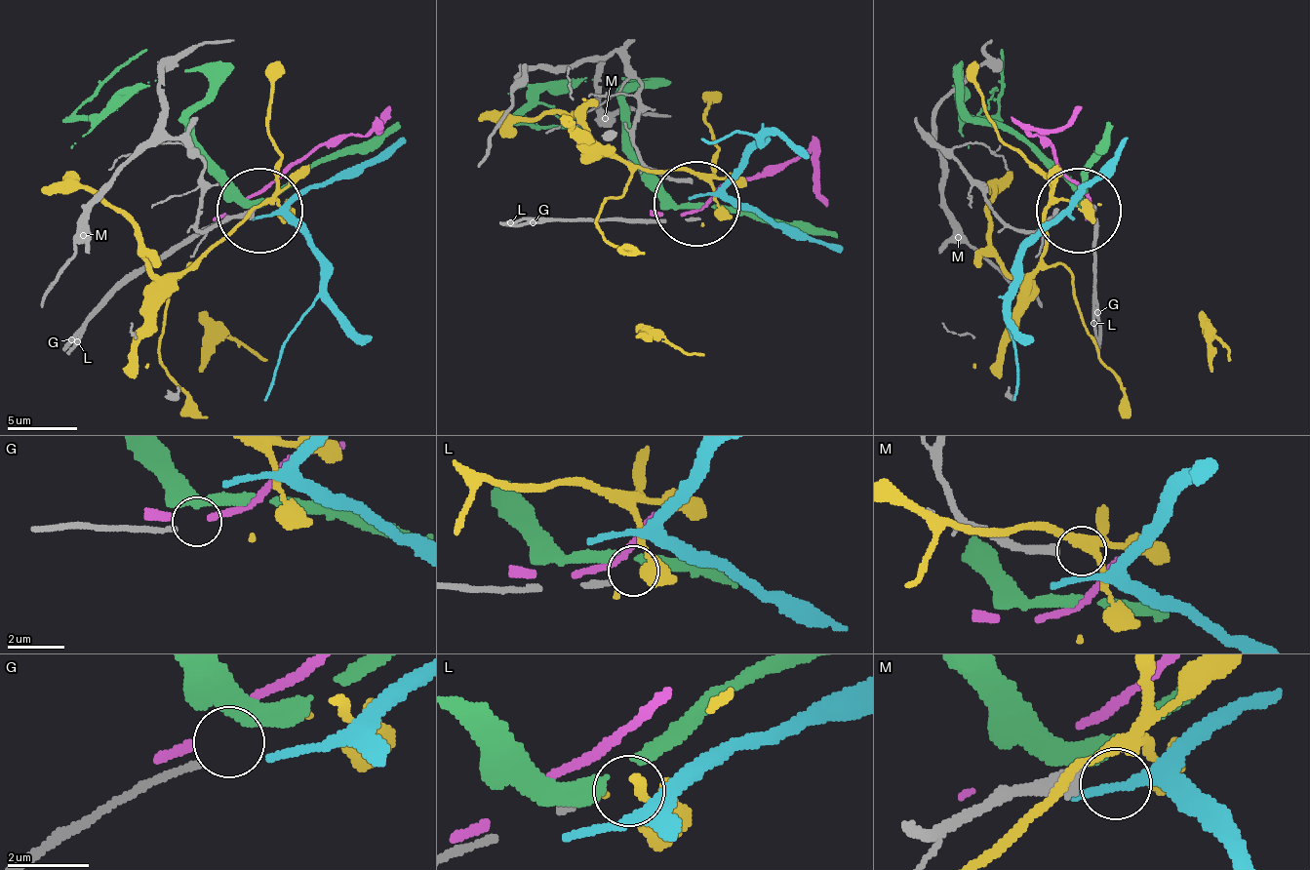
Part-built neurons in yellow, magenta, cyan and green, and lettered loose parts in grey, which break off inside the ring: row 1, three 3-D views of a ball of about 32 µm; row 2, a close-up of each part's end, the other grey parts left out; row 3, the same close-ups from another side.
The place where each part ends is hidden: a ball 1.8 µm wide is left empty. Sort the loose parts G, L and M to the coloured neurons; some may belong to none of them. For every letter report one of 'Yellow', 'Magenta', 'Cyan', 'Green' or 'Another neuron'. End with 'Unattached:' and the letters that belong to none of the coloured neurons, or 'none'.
G: Another neuron
L: Another neuron
M: Another neuron
Unattached: G, L, M

